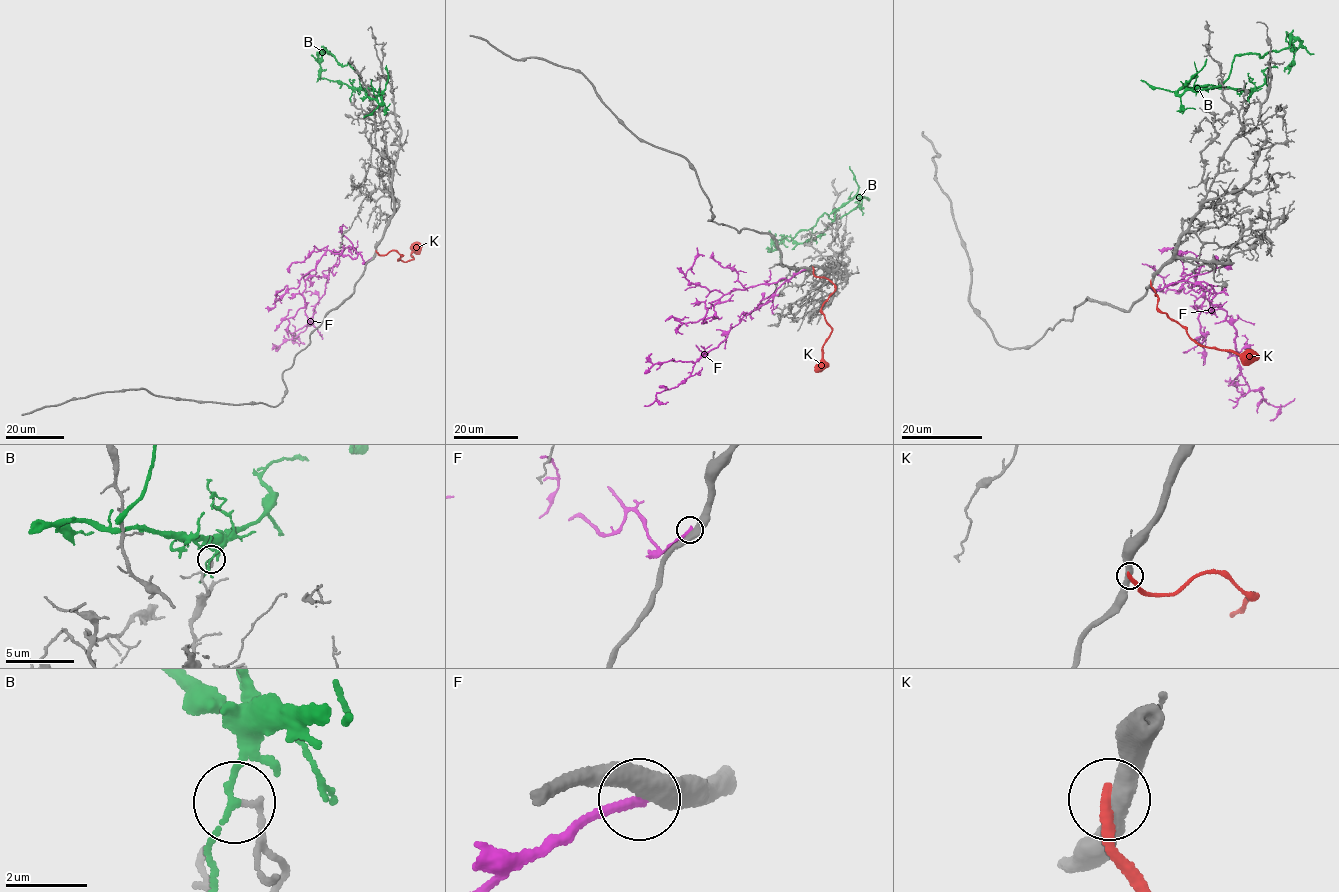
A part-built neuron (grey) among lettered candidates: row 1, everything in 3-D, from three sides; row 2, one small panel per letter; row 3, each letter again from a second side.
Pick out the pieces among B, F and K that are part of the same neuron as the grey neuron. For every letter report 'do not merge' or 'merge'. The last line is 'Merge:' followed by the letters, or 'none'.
B: do not merge
F: do not merge
K: do not merge
Merge: none

